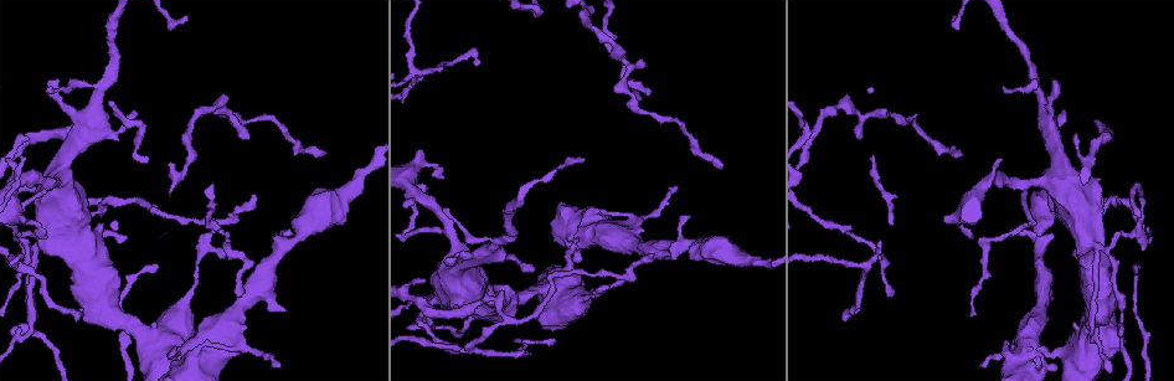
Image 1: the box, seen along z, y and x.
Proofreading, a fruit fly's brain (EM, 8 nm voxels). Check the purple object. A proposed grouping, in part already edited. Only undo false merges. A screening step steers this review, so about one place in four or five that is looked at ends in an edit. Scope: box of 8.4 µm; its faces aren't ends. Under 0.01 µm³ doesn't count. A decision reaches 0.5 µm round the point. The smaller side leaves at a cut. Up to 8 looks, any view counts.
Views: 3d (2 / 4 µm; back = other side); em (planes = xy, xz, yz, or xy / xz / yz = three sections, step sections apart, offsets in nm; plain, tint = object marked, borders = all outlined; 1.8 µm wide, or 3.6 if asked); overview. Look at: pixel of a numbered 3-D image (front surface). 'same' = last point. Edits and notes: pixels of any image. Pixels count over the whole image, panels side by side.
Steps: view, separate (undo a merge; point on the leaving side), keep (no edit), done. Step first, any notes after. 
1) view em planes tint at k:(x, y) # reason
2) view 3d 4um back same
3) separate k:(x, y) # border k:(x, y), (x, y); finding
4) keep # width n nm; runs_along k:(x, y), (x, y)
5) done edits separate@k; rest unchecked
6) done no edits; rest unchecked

view 3d 4um at 1:(1112, 202) # narrows sharply

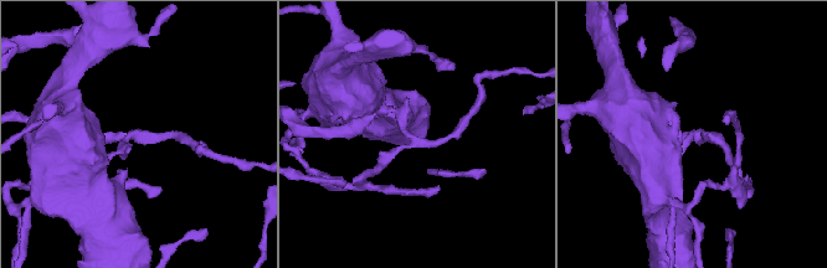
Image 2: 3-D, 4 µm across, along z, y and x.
view em xy step 4 tint at 2:(129, 136) # arms 3; now the EM

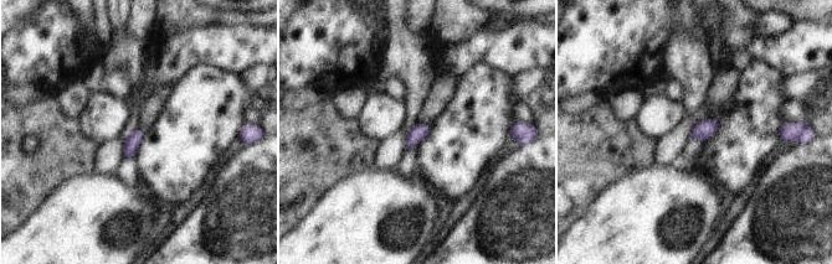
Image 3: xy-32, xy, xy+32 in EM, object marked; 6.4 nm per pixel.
keep # one neuron here

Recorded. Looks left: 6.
view em yz step 4 tint at 1:(239, 346) # thick turns thin

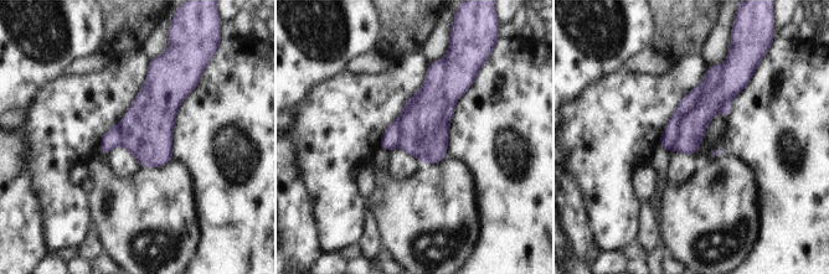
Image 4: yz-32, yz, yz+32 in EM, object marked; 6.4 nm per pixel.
view em planes borders same

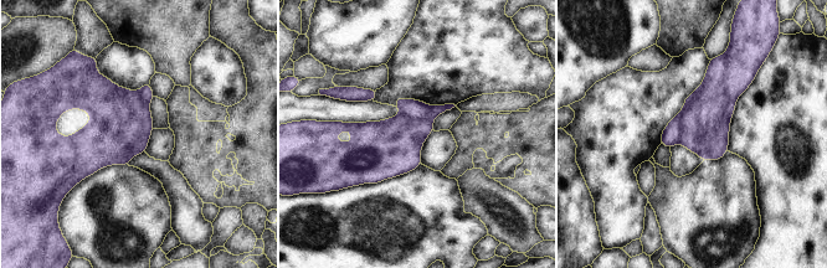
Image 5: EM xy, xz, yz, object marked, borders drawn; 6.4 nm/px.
separate 5:(704, 128) # width 340 nm; border 5:(700, 86), (683, 112), (677, 143); two neurons meet here

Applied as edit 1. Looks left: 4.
view 3d 2um at 1:(642, 88) # abrupt turn

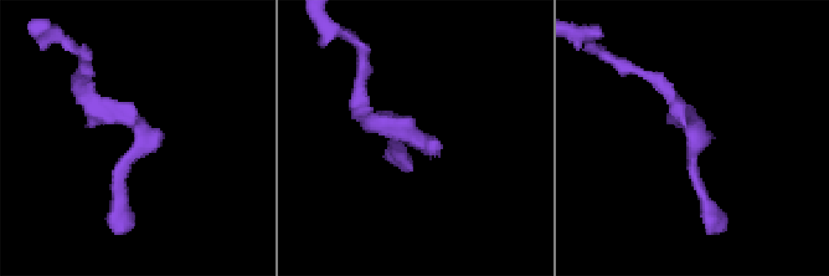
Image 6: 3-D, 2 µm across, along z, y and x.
view em planes tint at 6:(139, 131)

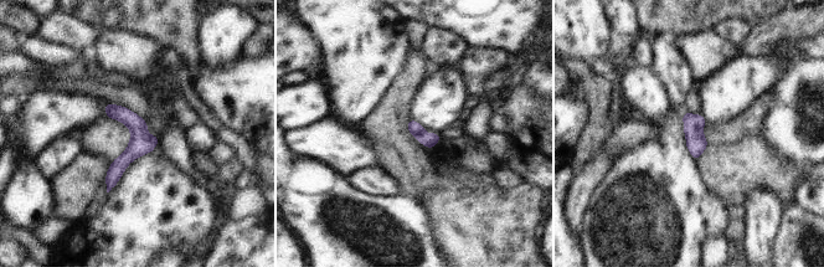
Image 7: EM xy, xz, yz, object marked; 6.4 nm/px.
keep # width 90 nm; all the same neuron

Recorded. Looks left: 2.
done edits separate@5; rest unchecked

